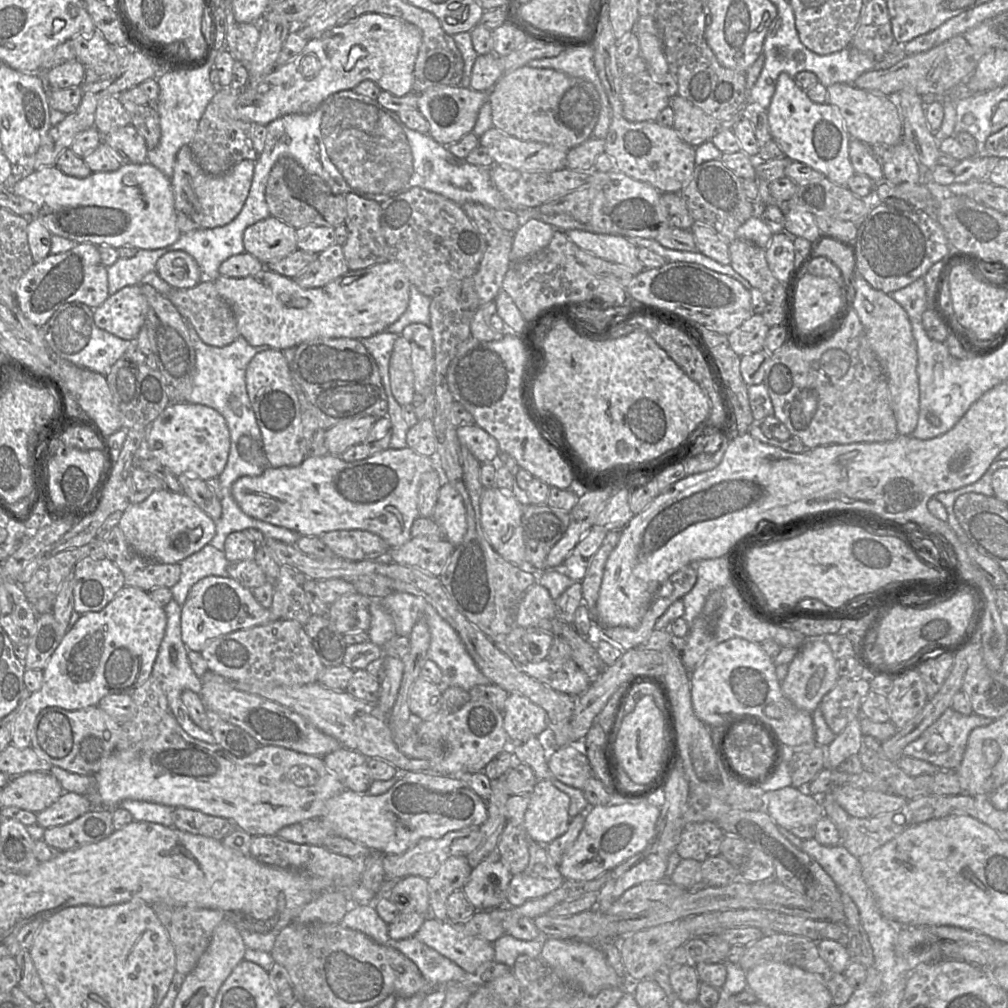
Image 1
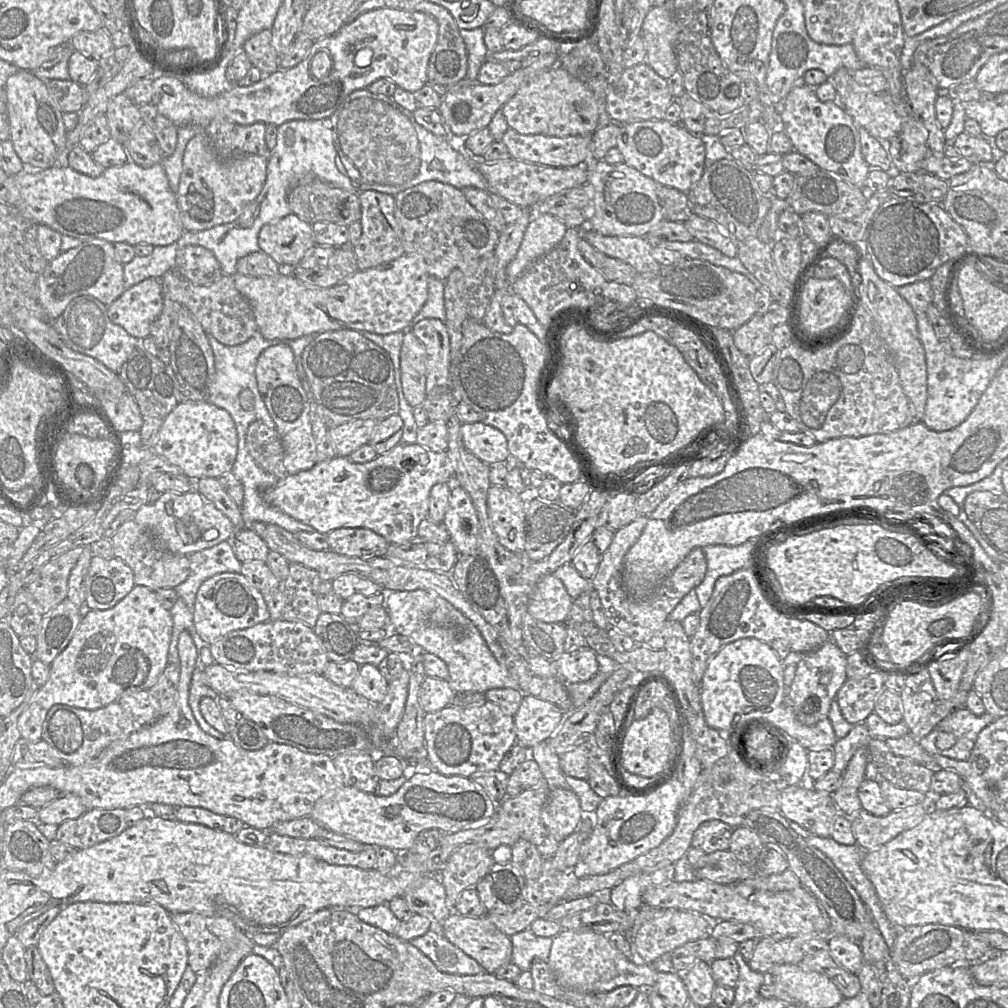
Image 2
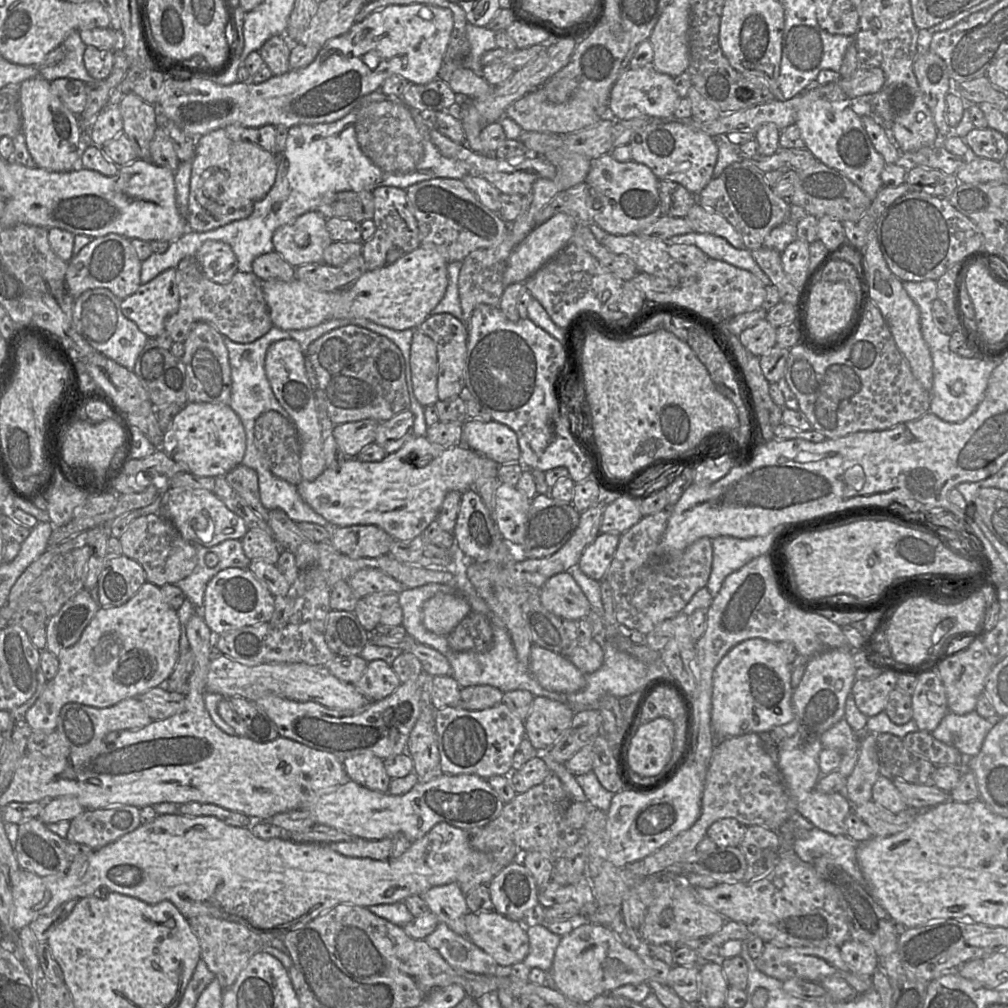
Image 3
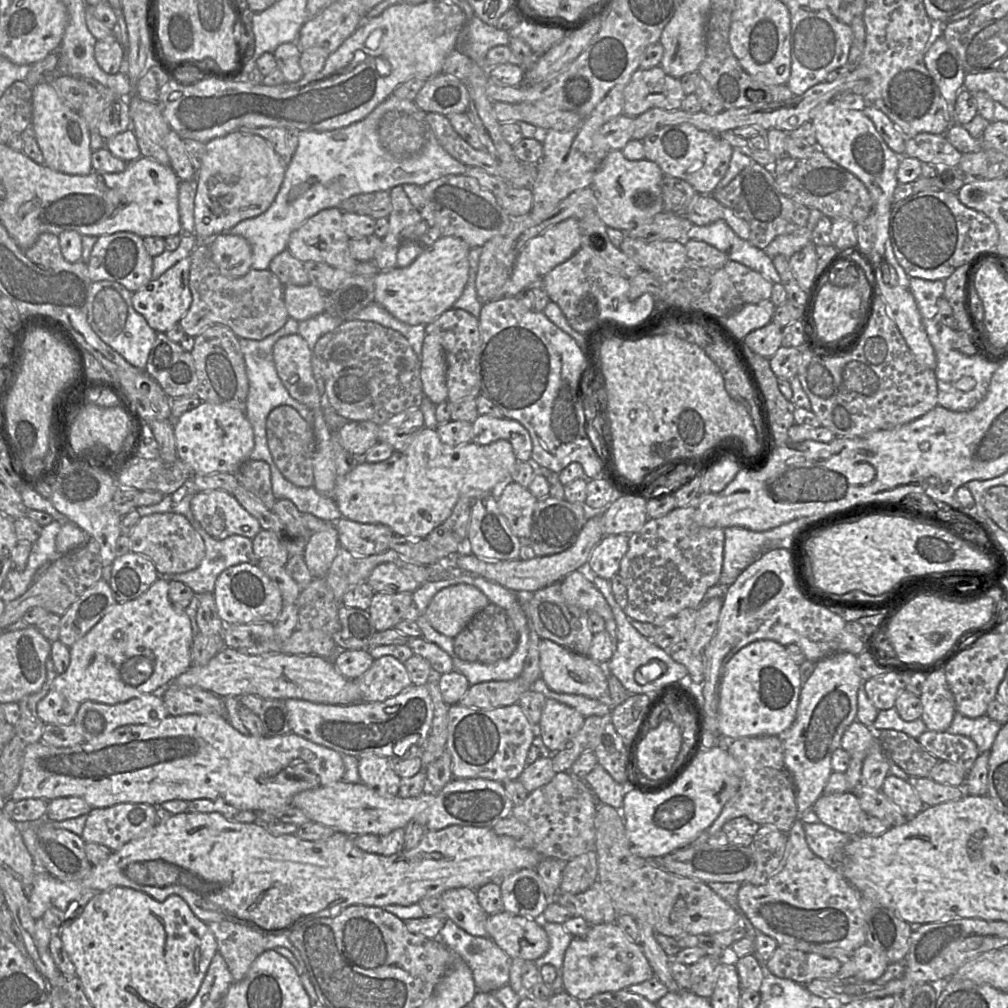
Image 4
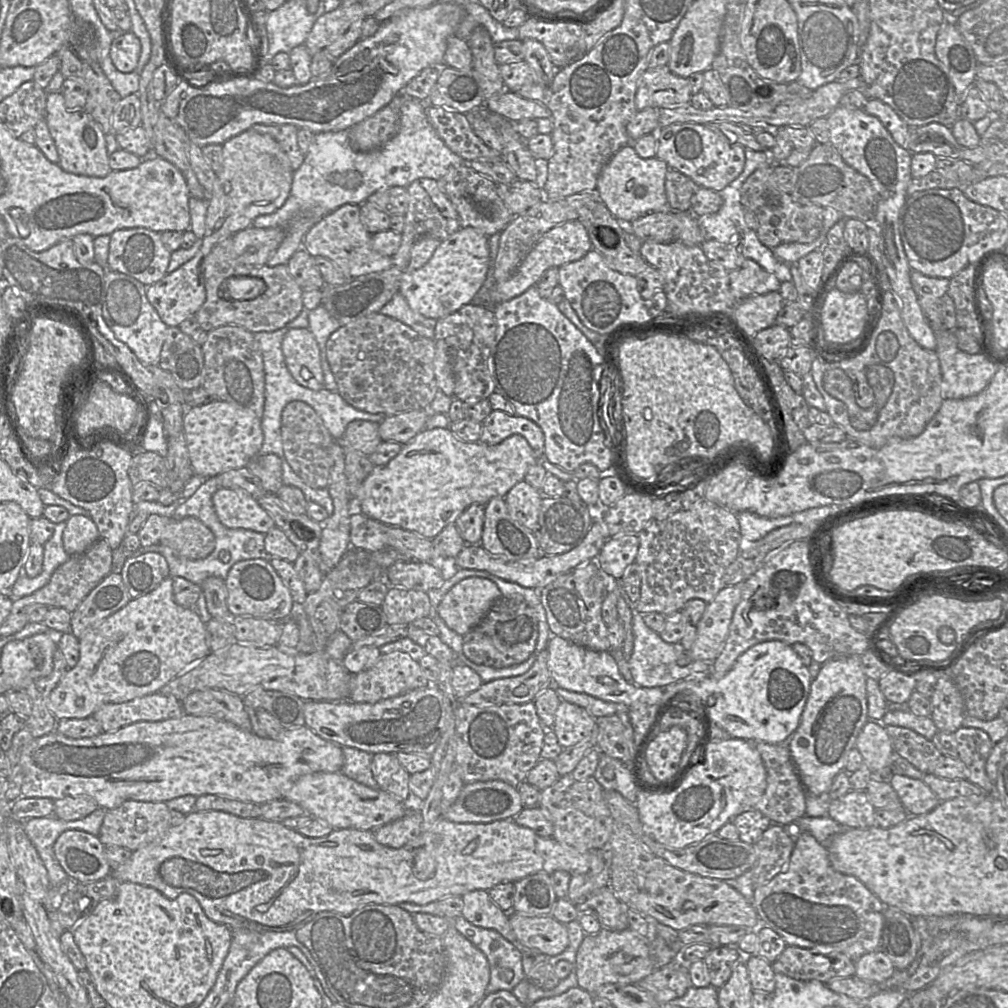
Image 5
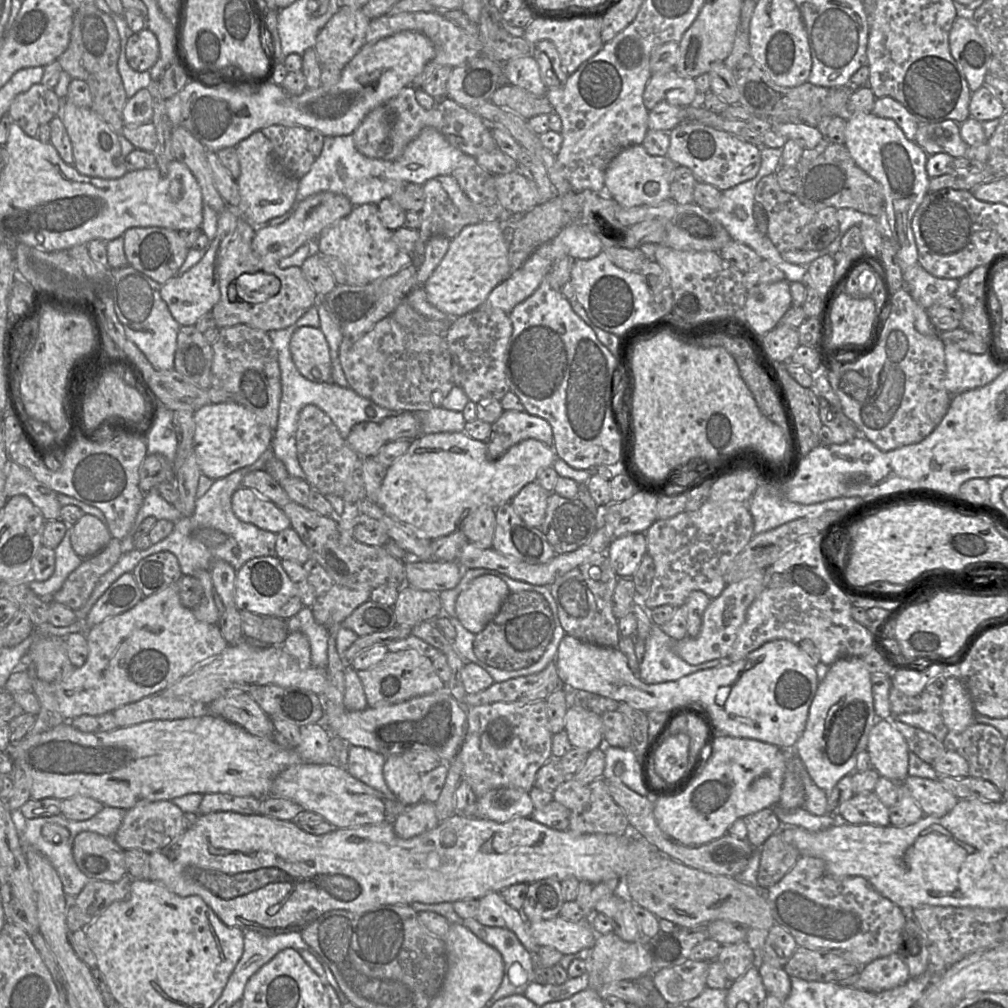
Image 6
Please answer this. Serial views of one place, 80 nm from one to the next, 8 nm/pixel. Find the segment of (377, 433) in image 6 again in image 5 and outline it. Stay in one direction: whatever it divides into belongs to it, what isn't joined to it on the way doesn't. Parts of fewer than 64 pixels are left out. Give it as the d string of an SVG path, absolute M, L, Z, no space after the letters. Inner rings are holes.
M373 421L350 422L339 440L345 449L352 449L369 456L383 441L379 435L379 424Z

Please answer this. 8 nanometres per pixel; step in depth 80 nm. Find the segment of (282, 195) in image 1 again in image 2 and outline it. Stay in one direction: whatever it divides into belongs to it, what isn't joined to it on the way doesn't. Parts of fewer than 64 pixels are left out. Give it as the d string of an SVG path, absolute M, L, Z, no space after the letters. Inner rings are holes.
M314 173L304 174L295 180L288 192L288 204L292 214L310 224L324 221L348 226L361 219L358 194L334 187Z

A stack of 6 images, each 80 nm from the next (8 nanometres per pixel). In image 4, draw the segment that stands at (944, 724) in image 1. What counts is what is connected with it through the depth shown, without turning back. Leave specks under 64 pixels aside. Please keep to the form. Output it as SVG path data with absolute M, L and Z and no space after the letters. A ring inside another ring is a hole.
M956 711L947 732L969 737L975 742L979 752L983 753L990 751L1001 727L1000 723L986 714L969 718Z

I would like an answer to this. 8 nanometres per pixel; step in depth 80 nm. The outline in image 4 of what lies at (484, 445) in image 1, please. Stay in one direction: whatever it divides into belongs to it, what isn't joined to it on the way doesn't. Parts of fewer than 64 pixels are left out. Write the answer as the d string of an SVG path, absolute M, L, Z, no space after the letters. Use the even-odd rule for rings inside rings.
M479 415L472 426L472 442L488 445L498 440L507 440L511 443L518 462L530 460L532 440L528 430L521 423L507 418Z

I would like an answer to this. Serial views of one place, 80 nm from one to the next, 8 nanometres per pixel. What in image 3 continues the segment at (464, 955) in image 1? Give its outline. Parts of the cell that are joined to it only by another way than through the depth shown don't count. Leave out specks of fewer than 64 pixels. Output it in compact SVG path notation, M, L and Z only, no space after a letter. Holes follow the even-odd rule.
M496 912L468 913L465 936L489 954L499 968L523 962L529 953L527 926Z

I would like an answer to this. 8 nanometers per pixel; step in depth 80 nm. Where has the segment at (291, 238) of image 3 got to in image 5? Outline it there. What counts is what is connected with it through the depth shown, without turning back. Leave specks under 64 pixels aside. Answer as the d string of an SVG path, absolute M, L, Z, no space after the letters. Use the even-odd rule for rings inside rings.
M343 205L321 218L306 233L302 249L312 257L322 256L333 261L347 276L355 279L392 267L392 257L381 255L371 248L372 234L361 221L361 205Z

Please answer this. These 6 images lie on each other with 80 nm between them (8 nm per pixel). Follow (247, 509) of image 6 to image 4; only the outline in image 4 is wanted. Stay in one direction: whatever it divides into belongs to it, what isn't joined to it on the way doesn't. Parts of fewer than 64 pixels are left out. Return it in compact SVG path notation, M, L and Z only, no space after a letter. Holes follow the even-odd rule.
M201 491L191 499L191 515L197 530L218 540L232 535L252 539L262 529L256 518L249 514L227 491Z

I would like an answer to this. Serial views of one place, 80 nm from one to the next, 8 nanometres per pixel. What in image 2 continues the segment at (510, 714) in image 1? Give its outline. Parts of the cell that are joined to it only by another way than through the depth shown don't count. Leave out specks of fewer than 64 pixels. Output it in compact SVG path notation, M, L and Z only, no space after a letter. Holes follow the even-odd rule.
M524 694L520 707L513 715L517 742L527 748L548 741L561 726L565 715L556 705L534 697L530 694Z

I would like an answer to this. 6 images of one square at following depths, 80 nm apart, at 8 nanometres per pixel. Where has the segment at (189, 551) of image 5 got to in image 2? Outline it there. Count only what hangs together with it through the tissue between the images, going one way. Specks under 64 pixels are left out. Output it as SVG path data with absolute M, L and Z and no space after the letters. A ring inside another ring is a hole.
M133 519L123 523L111 537L114 557L125 562L133 571L137 586L145 586L152 591L164 588L175 588L184 582L190 574L190 563L187 555L174 554L167 550L156 533L139 525Z

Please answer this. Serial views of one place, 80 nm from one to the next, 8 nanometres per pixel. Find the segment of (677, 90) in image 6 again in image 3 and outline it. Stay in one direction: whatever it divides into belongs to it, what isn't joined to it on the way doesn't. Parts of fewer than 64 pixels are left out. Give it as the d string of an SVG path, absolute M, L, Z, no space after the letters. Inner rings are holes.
M652 65L639 68L627 67L613 85L608 103L608 116L616 121L639 117L673 118L680 96L674 87L674 77L660 73Z

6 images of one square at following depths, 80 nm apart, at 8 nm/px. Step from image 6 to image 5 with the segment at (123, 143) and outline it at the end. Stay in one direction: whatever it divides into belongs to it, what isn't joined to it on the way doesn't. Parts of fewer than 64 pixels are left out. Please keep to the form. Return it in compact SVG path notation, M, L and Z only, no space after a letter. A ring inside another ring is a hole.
M61 92L47 94L44 121L57 149L58 165L63 170L91 177L104 177L112 171L102 127L84 109L70 110Z

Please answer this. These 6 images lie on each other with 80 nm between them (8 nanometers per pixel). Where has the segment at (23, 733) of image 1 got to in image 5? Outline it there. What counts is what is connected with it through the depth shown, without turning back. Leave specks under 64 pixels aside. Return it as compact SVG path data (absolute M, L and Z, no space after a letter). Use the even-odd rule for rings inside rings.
M165 578L155 589L130 600L83 634L79 639L79 660L53 689L47 707L57 720L82 719L92 716L104 704L120 704L158 692L187 665L210 654L206 635L206 623L193 609L184 608L174 601L173 578Z

